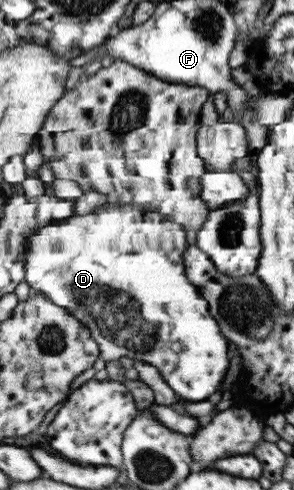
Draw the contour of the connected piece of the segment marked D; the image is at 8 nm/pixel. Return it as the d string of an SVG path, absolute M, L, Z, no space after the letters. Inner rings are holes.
M106 204L96 212L85 215L73 215L63 220L54 220L53 224L45 225L36 230L29 237L28 257L26 258L26 283L35 291L42 292L49 300L55 304L66 308L71 314L76 315L84 325L90 328L94 339L98 341L102 358L106 362L119 360L126 356L132 360L142 360L151 366L156 366L161 376L169 383L169 386L179 394L179 397L186 401L203 402L211 400L213 394L221 394L219 388L227 376L227 370L231 366L229 358L229 340L223 336L222 328L218 320L211 314L210 302L203 296L202 290L187 278L185 274L187 243L186 228L166 217L163 213L153 212L144 206L134 204Z

